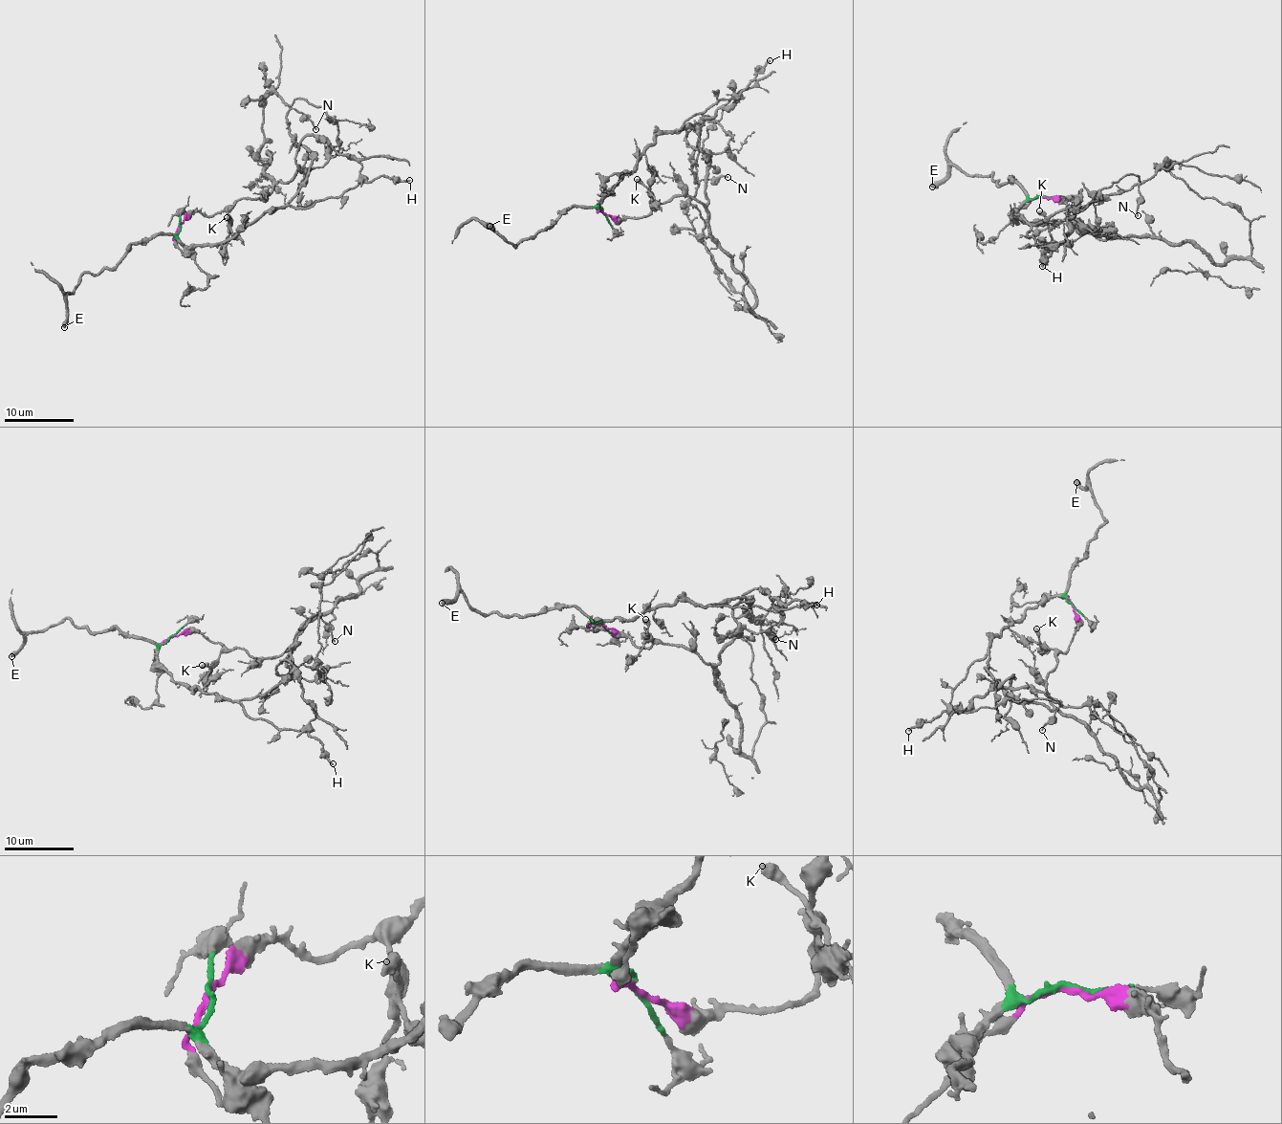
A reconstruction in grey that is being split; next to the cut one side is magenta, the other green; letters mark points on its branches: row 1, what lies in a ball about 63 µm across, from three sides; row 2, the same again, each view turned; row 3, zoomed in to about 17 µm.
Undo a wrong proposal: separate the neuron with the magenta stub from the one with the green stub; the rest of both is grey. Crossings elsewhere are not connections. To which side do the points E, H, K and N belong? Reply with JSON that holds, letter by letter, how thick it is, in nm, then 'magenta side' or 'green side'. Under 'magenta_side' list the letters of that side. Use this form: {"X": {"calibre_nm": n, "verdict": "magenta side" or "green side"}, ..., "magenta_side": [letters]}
{"E": {"calibre_nm": 550, "verdict": "green side"}, "H": {"calibre_nm": 180, "verdict": "green side"}, "K": {"calibre_nm": 480, "verdict": "magenta side"}, "N": {"calibre_nm": 140, "verdict": "green side"}, "magenta_side": ["K"]}

